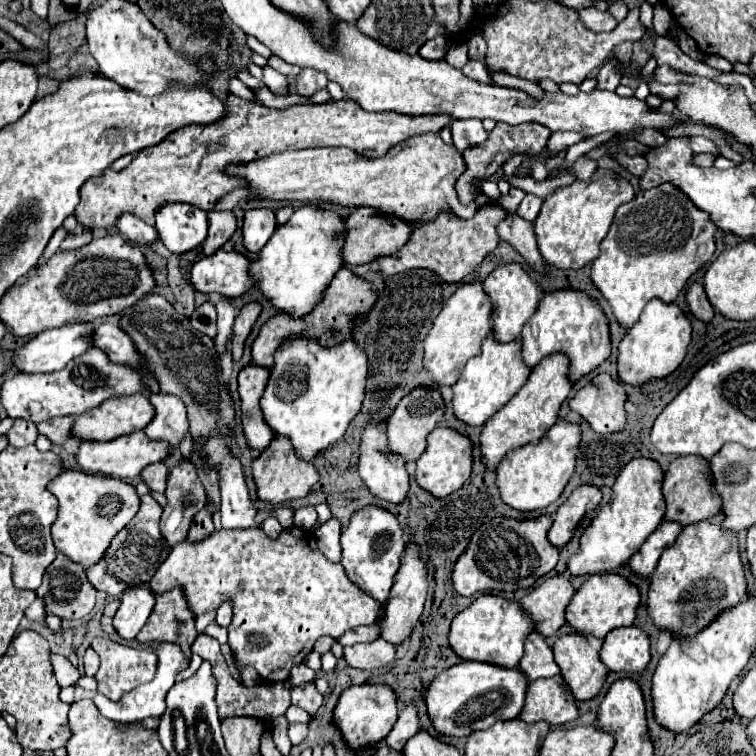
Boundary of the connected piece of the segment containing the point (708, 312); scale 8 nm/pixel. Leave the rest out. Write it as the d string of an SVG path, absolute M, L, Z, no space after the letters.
M691 284L691 286L687 288L685 302L687 302L691 314L693 314L697 320L703 320L703 322L711 322L711 320L713 320L715 310L713 310L713 306L709 304L707 294L705 294L705 290L703 290L701 284Z

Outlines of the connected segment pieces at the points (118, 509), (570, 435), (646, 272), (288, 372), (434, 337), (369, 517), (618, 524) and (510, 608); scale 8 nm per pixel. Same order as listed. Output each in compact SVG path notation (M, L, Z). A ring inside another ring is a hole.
M63 470L47 484L47 490L59 500L59 516L51 530L55 548L83 568L89 568L103 558L113 536L125 528L139 510L135 488L119 478L87 474L81 470Z
M557 420L557 424L553 424L553 428L549 428L537 444L527 444L523 448L507 452L503 462L497 466L497 488L501 500L519 512L533 512L553 504L561 496L575 470L579 440L579 424Z
M661 184L647 192L639 190L635 200L617 208L615 220L605 240L601 242L601 254L597 260L591 262L591 282L599 288L603 298L609 302L615 320L623 328L631 328L639 320L647 302L651 302L653 298L659 298L665 304L673 302L679 290L685 286L685 282L705 262L709 262L709 258L715 252L715 240L713 240L715 232L717 226L713 226L709 216L705 212L699 212L695 204L673 184Z
M293 340L285 342L275 352L275 368L271 370L269 384L261 398L261 410L265 416L265 422L277 436L287 436L301 460L313 462L317 454L321 454L325 448L335 444L347 430L349 422L355 418L355 414L361 408L361 402L365 398L365 384L367 384L367 356L365 352L355 344L355 340L347 340L339 344L337 348L321 348L317 340Z
M481 282L463 284L457 288L457 292L445 302L443 310L433 322L433 328L429 336L425 338L425 356L423 356L423 368L433 376L433 382L437 386L453 386L467 360L481 354L481 342L491 334L493 320L491 320L491 304L489 296L483 292Z
M365 506L351 516L347 530L341 534L341 546L341 564L349 580L353 584L359 584L359 588L365 594L373 596L379 604L385 604L389 590L393 586L393 578L401 564L401 552L405 550L405 534L397 518L383 508Z
M633 458L617 476L613 484L613 498L609 500L609 506L603 506L593 522L585 528L579 540L579 552L567 560L567 570L571 576L585 576L585 574L603 574L603 572L613 572L621 564L625 564L647 540L647 536L663 522L663 512L665 512L665 500L661 494L661 484L663 484L663 472L659 464L651 458Z
M483 594L469 608L465 608L453 618L449 646L463 660L487 662L501 668L515 668L523 656L523 642L529 632L533 632L533 622L525 612L521 612L517 602Z

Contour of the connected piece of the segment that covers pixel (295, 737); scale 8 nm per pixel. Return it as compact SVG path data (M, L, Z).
M289 724L289 738L293 744L301 744L301 740L307 736L305 724Z

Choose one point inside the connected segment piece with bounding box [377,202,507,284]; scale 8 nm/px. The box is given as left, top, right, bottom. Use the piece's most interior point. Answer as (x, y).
(451, 247)

